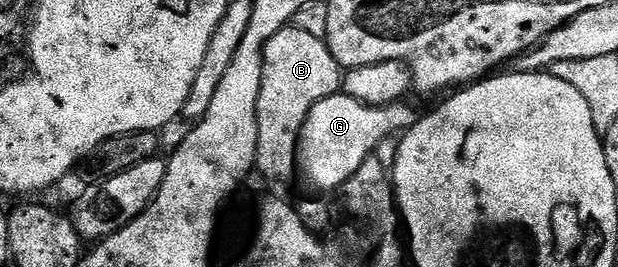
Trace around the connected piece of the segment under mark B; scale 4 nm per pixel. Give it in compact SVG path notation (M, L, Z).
M288 25L265 45L263 84L259 98L258 174L283 183L297 175L301 129L317 101L340 94L344 72L326 42L294 25Z

